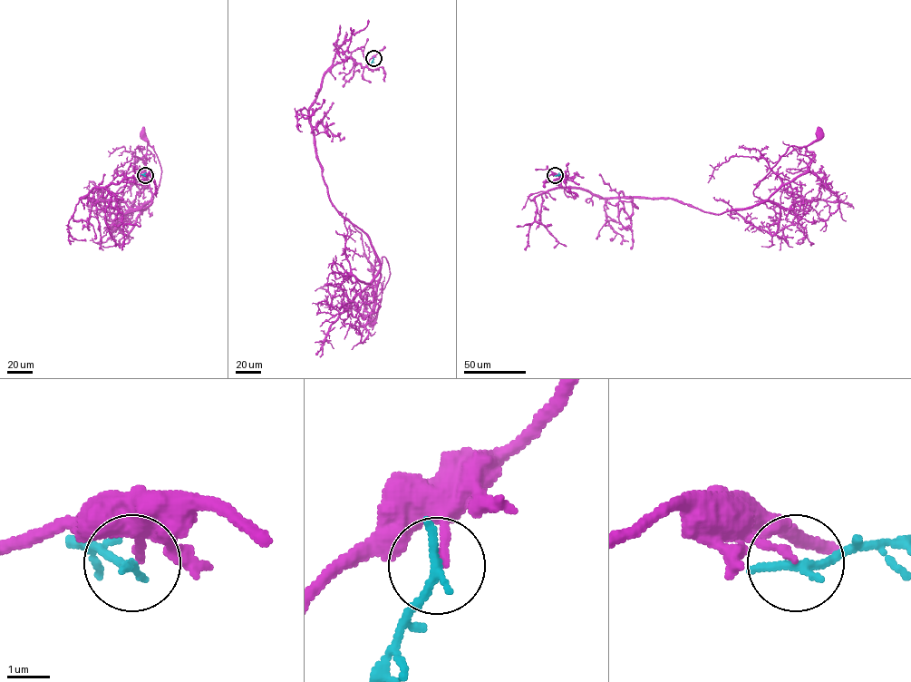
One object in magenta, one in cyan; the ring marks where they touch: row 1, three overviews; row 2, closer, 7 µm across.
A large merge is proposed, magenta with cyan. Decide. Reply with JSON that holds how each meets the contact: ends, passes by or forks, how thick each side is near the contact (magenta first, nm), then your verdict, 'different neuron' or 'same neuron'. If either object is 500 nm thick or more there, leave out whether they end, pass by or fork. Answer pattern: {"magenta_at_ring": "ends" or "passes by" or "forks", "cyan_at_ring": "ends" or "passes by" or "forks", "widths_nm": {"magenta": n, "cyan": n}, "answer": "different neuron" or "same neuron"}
{"magenta_at_ring": "ends", "cyan_at_ring": "ends", "widths_nm": {"magenta": 200, "cyan": 280}, "answer": "different neuron"}

